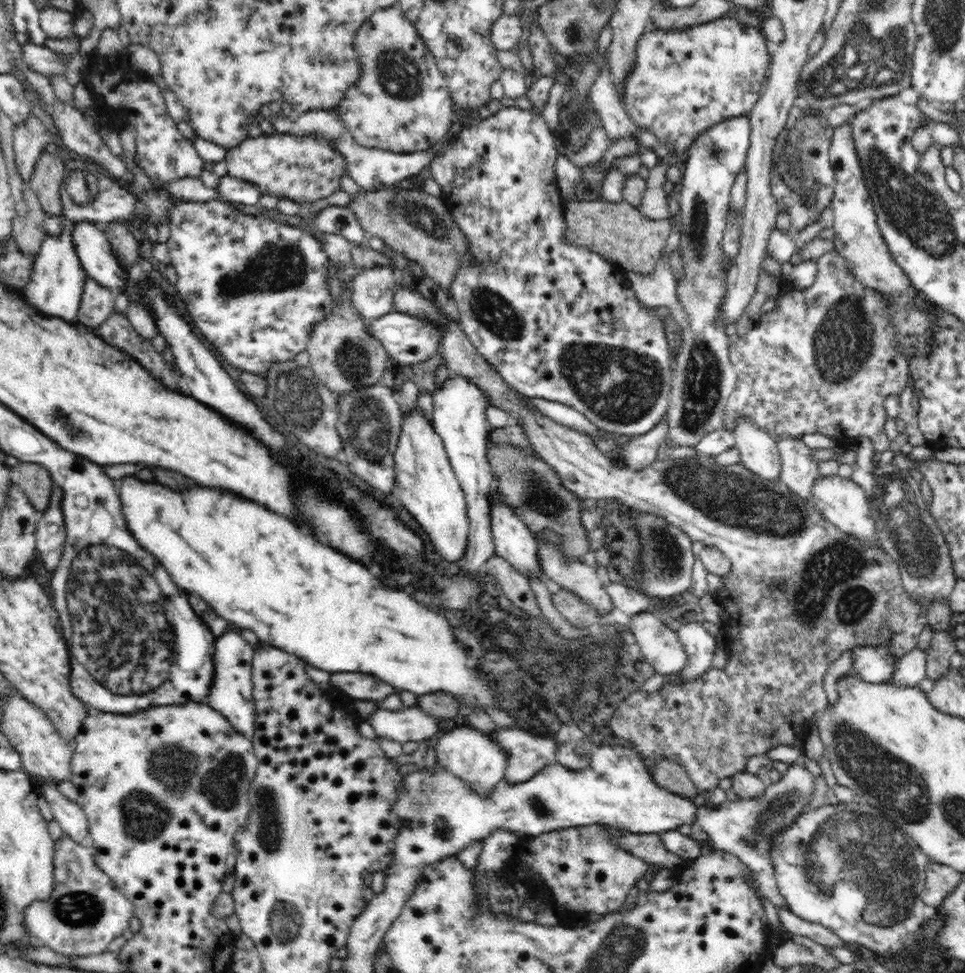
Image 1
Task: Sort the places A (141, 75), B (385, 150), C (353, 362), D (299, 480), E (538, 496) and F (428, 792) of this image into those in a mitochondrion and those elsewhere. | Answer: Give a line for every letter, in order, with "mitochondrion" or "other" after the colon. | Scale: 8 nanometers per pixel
A: other
B: other
C: mitochondrion
D: other
E: mitochondrion
F: mitochondrion

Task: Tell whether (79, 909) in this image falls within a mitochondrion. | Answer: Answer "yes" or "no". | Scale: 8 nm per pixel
yes

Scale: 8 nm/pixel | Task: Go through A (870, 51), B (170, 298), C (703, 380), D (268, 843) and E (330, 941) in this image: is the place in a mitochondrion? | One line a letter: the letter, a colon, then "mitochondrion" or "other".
A: mitochondrion
B: other
C: mitochondrion
D: other
E: other

